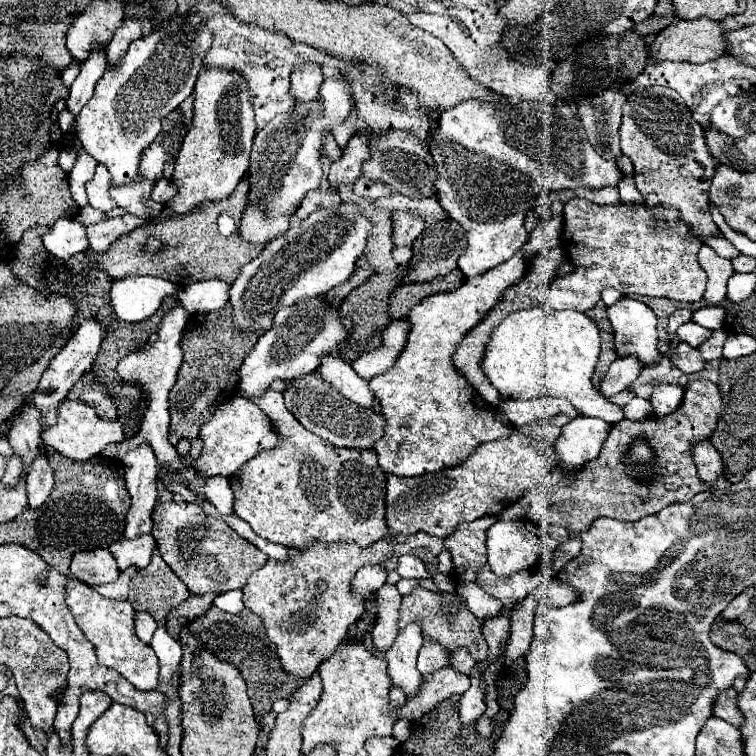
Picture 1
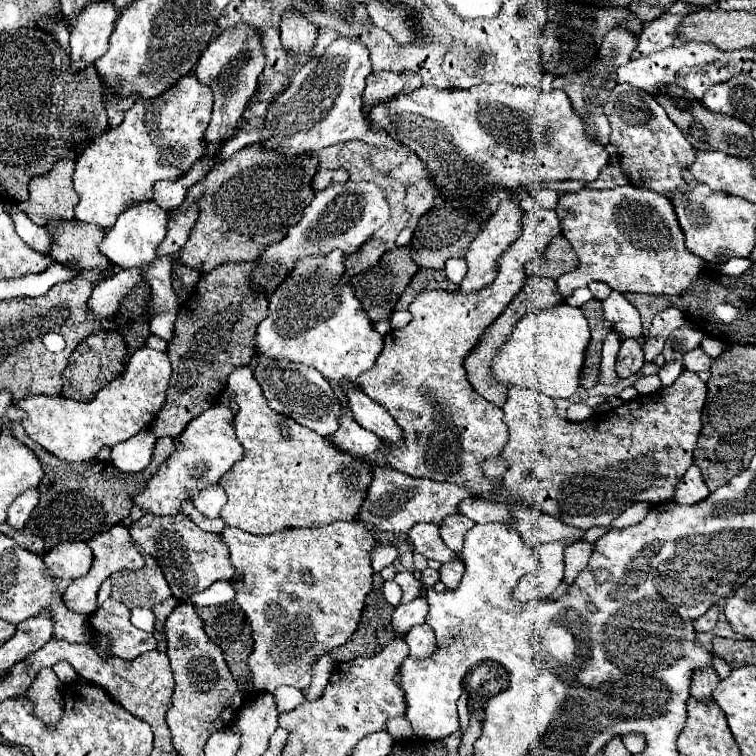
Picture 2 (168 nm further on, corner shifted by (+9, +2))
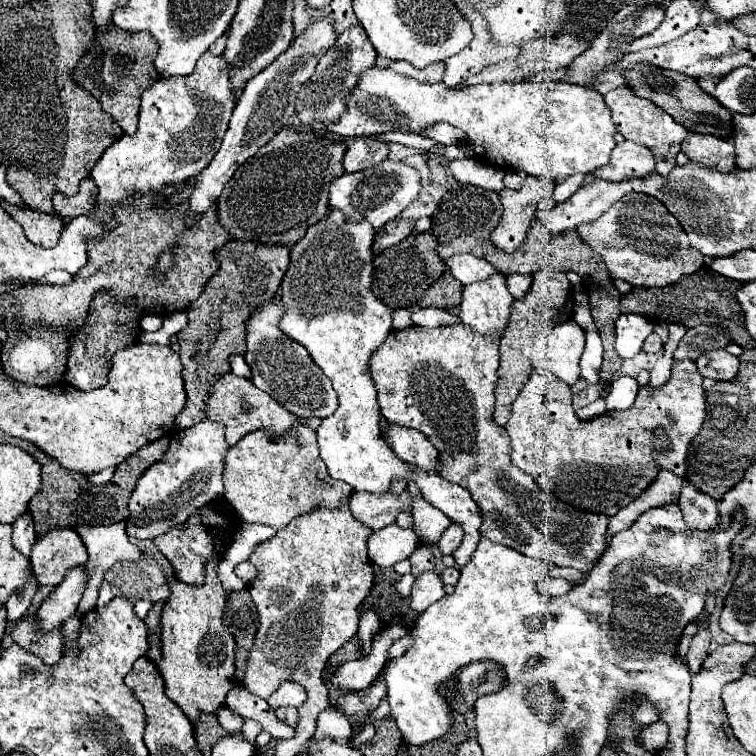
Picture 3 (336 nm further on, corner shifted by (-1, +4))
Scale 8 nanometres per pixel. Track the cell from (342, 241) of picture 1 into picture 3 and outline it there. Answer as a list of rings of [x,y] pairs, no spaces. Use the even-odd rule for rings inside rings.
[[[384,160],[374,168],[354,172],[354,174],[342,174],[330,184],[330,196],[328,196],[328,208],[330,210],[342,210],[348,222],[356,224],[360,220],[368,220],[374,230],[380,230],[384,224],[398,218],[398,214],[418,196],[420,192],[420,174],[406,166],[404,162],[396,160]]]

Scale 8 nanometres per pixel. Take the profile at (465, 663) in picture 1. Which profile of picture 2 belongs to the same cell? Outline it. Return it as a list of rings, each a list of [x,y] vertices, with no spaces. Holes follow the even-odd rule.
[[[463,690],[457,702],[457,711],[459,715],[459,730],[464,733],[469,725],[469,716],[467,709],[468,692]]]

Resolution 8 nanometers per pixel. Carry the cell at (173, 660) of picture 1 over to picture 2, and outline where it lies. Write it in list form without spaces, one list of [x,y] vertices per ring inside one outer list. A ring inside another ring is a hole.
[[[134,608],[132,610],[132,624],[146,632],[154,632],[154,614],[148,608]]]

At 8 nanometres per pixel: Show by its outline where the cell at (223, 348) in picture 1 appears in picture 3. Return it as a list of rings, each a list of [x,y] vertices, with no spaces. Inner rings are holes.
[[[230,240],[216,252],[216,258],[220,260],[218,272],[208,280],[198,300],[186,308],[188,324],[176,334],[188,396],[184,410],[176,416],[176,430],[186,430],[206,420],[206,400],[210,396],[210,388],[230,372],[230,356],[246,354],[246,322],[254,310],[266,306],[276,296],[290,262],[290,250],[286,246]]]

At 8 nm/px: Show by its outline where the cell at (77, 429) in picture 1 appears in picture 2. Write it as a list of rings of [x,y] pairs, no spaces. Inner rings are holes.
[[[148,346],[138,348],[124,366],[124,372],[96,392],[94,400],[76,402],[64,396],[28,396],[14,402],[28,416],[20,422],[26,434],[50,454],[66,462],[92,462],[102,448],[112,448],[140,430],[148,430],[158,410],[164,406],[172,368],[166,352]]]

